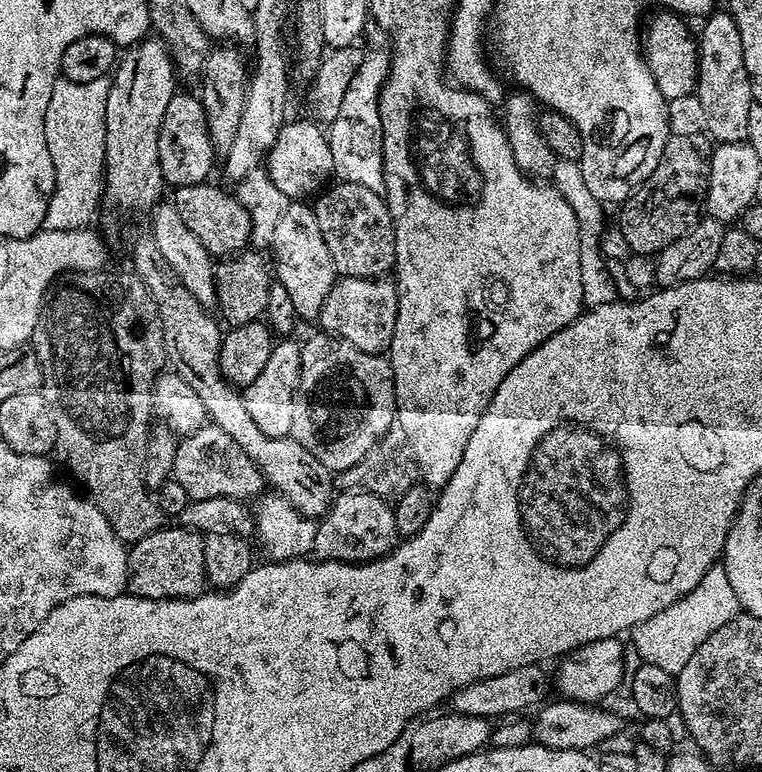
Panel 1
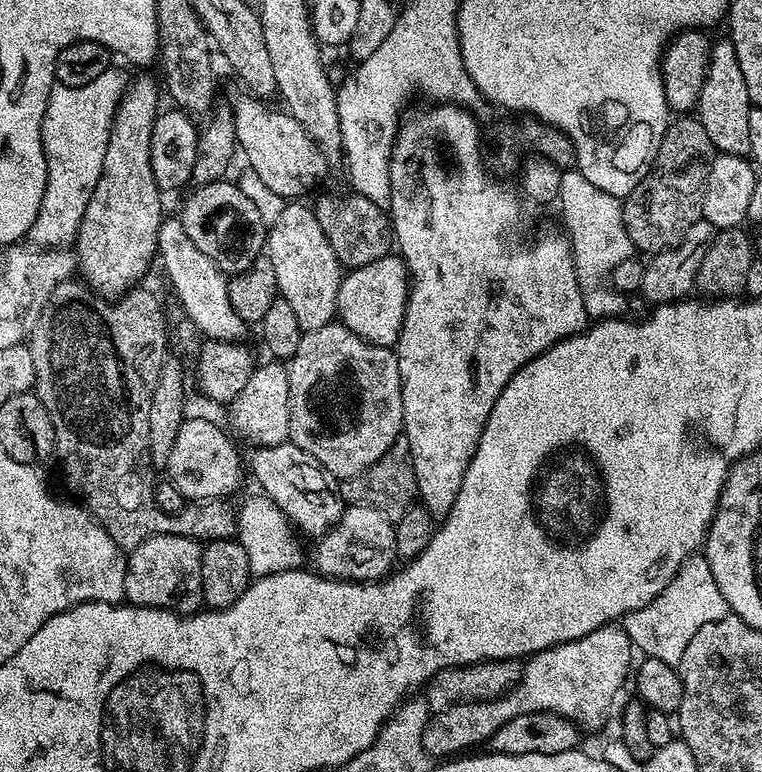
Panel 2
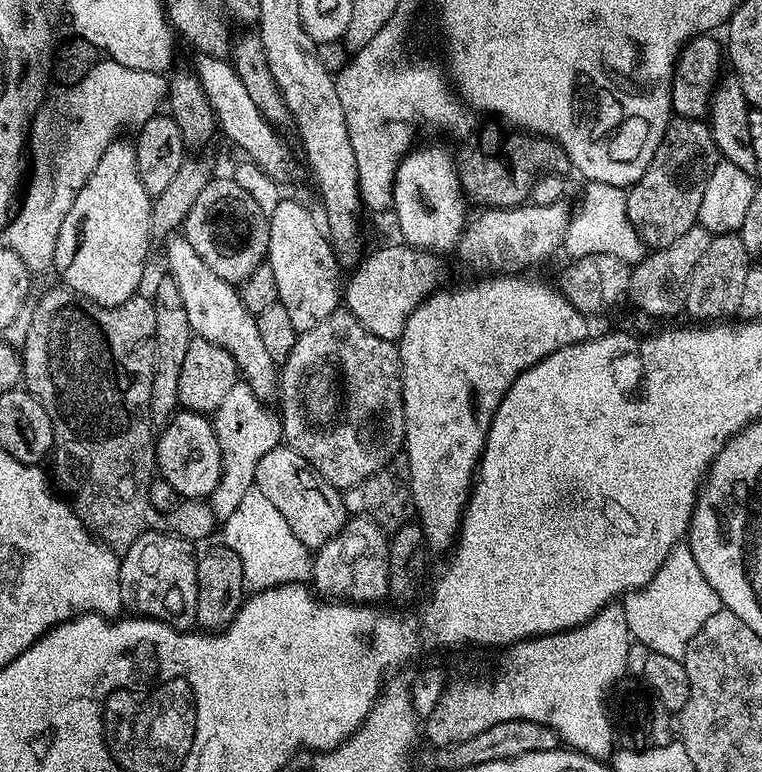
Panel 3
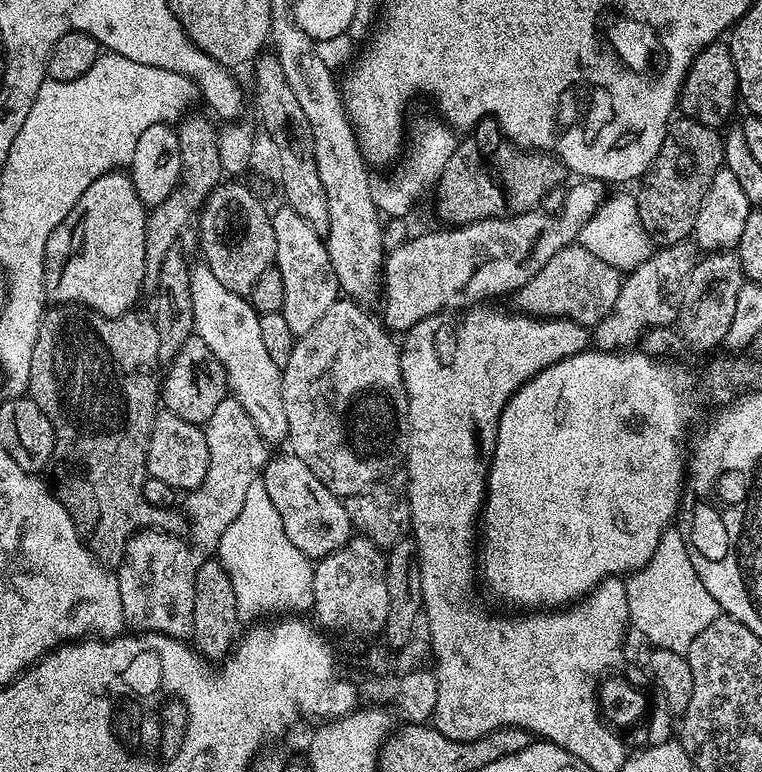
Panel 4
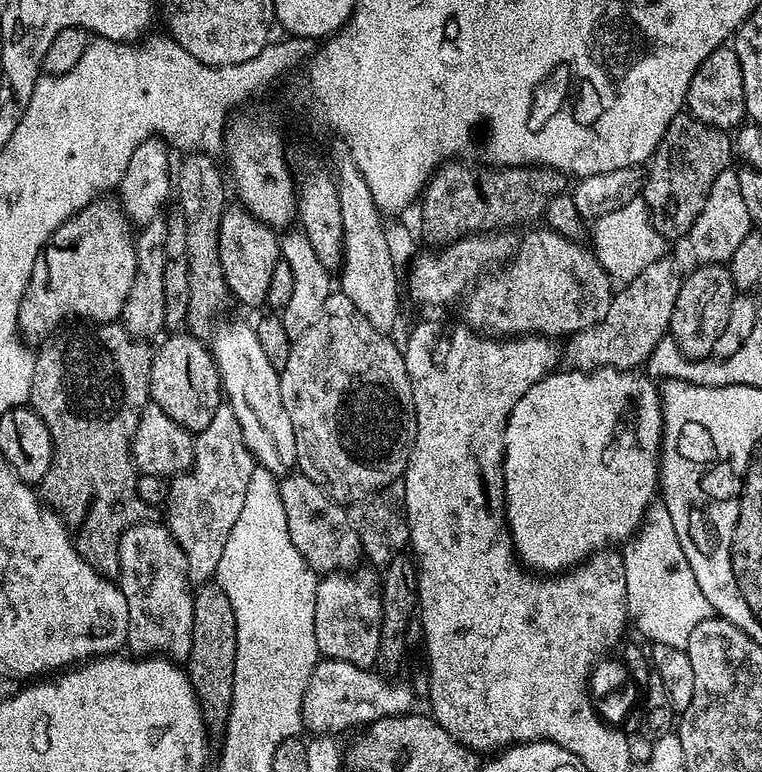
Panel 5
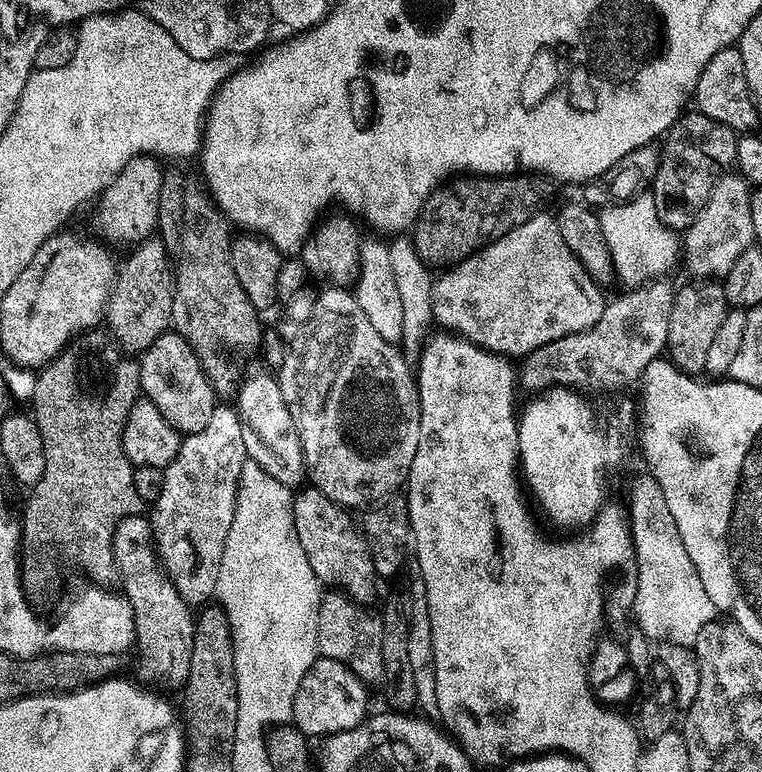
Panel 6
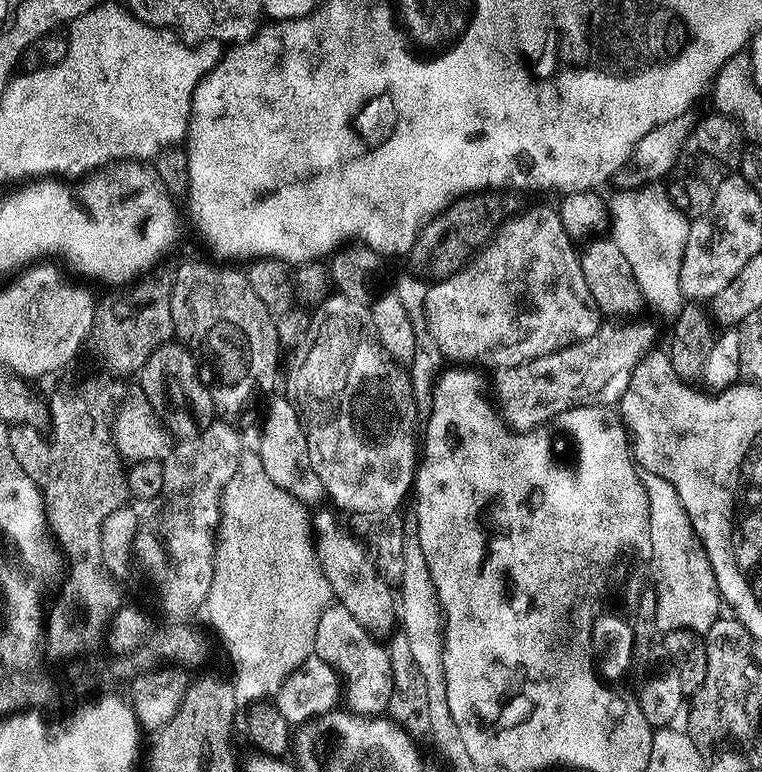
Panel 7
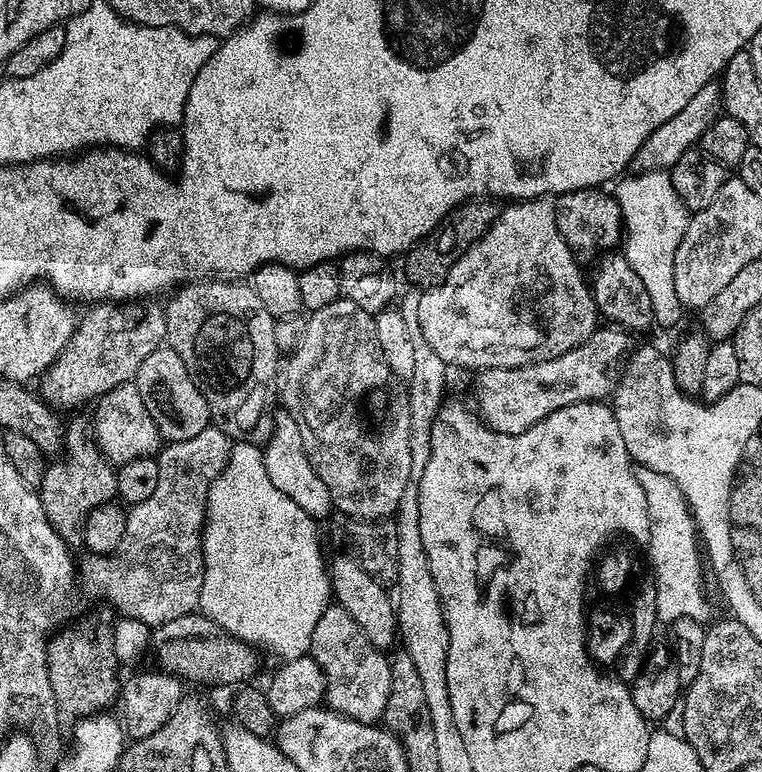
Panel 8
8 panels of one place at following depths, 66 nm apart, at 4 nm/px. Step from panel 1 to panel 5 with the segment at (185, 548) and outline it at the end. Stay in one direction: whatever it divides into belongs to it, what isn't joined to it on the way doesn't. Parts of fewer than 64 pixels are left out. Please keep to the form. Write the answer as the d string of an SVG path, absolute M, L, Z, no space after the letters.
M163 523L135 524L124 531L120 539L118 583L126 598L126 606L130 610L127 651L140 658L157 655L173 662L187 661L194 630L194 610L192 609L194 592L188 579L188 563L184 552Z

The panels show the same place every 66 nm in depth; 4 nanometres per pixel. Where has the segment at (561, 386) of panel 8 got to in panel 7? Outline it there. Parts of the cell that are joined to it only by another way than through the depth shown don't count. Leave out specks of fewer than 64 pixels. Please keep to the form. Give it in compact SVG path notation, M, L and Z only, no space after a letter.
M628 318L623 322L601 323L590 338L574 342L562 350L542 354L530 362L495 373L498 415L509 429L531 433L546 420L578 408L599 408L619 405L622 394L630 386L630 378L638 362L653 351L656 328L644 318Z

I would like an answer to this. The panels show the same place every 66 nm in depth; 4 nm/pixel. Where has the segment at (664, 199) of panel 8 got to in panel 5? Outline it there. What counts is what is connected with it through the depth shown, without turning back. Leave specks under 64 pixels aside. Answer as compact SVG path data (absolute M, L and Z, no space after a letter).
M642 198L626 202L626 206L618 206L618 210L610 210L610 214L599 216L591 228L591 251L613 281L627 282L638 278L646 266L654 266L654 262L665 259L666 241L662 234L658 234L658 230L654 230L652 215Z

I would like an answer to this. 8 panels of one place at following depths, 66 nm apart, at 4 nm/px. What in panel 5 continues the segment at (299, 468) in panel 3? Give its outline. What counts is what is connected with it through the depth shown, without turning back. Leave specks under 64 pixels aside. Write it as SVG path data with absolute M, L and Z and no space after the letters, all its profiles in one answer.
M288 474L280 480L280 497L282 498L282 510L286 510L286 530L290 530L290 542L298 546L298 554L302 554L302 558L311 566L313 572L317 574L343 572L361 563L360 539L350 522L345 505L331 500L317 484L310 482L310 478L299 474Z

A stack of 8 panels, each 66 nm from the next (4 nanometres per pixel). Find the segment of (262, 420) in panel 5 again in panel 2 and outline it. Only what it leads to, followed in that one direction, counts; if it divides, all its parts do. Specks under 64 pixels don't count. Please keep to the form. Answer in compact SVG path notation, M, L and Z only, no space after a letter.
M179 218L168 219L161 219L158 230L158 260L164 263L164 272L185 314L189 316L185 317L197 333L205 332L203 335L209 340L243 341L246 325L242 318L238 318L238 314L234 314L234 306L230 306L229 277L220 272L218 266L214 266L214 262L210 262L210 258L206 258L198 246L194 246L194 242L190 242Z

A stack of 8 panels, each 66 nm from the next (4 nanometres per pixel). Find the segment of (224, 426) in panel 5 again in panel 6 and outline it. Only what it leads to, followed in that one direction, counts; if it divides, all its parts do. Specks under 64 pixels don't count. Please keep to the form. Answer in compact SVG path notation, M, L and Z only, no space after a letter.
M217 406L205 428L189 432L181 439L174 462L170 462L164 469L162 494L158 494L150 512L152 539L156 541L156 555L160 557L164 571L174 582L178 594L182 594L189 605L207 605L216 595L220 559L224 553L226 538L230 534L230 522L234 522L236 491L245 459L242 426L235 407Z

